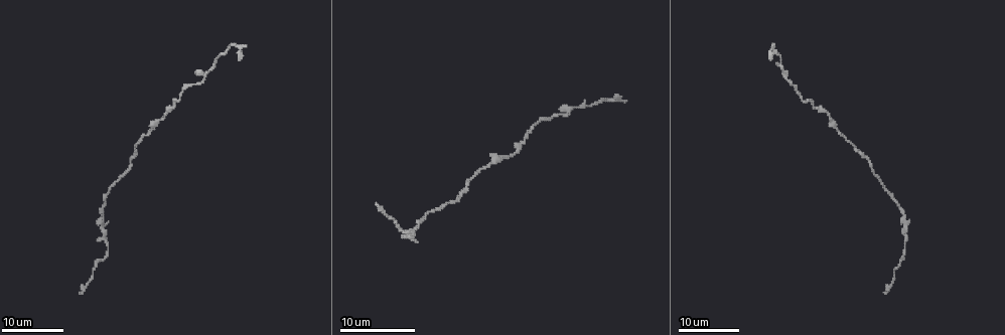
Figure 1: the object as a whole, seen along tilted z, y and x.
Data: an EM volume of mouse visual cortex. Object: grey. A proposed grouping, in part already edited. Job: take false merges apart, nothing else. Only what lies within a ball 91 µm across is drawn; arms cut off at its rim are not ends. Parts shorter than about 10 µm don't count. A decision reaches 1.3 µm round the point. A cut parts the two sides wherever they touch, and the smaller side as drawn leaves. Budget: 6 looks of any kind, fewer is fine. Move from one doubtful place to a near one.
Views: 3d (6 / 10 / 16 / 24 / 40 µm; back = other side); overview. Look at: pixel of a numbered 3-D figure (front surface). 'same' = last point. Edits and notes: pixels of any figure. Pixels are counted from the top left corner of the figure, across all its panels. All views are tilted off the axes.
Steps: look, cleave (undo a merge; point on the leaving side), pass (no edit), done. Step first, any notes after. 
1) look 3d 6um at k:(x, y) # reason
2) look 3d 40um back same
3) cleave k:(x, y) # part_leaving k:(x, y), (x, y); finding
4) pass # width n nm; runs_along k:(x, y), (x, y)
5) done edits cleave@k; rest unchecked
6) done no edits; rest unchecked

look 3d 24um at 1:(101, 227) # side arm on a straight run

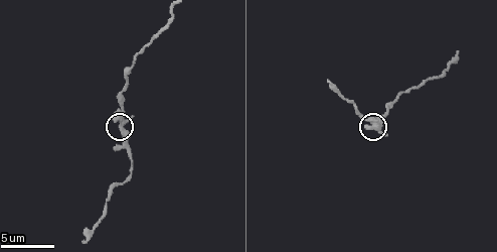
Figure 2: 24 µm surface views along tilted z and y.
look 3d 6um at 2:(122, 125)

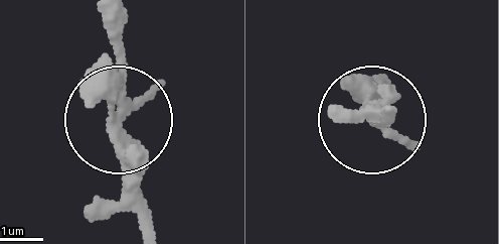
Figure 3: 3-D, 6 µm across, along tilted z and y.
pass # width 290 nm; runs_along 3:(122, 12), (116, 143), (136, 226); all the same neuron

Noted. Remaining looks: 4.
look 3d 16um at 1:(789, 85) # calibre changes

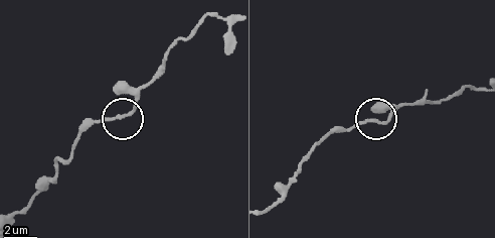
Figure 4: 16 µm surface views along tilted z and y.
look 3d 10um at 4:(378, 122) # zoom in

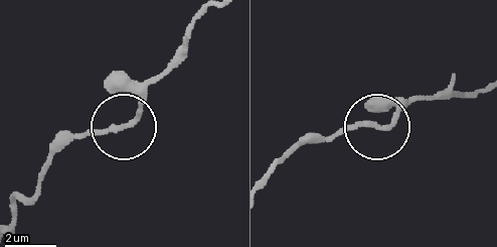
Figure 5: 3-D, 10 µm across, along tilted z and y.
pass # width 200 nm; runs_along 5:(15, 200), (73, 141), (130, 118), (158, 81); continuous, no second neuron

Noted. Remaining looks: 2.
look 3d 16um at 1:(522, 141)

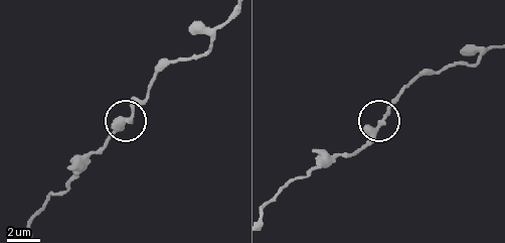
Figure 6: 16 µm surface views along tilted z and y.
look 3d 10um at 6:(382, 120)

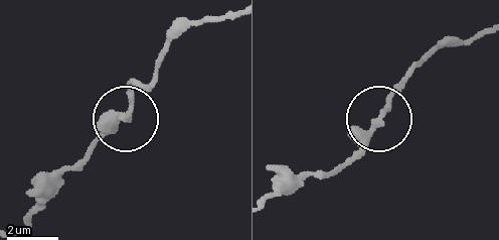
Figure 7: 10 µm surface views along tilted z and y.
pass # runs_along 7:(270, 198), (341, 165), (396, 86); all the same neuron

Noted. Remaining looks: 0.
done no edits; rest unchecked

